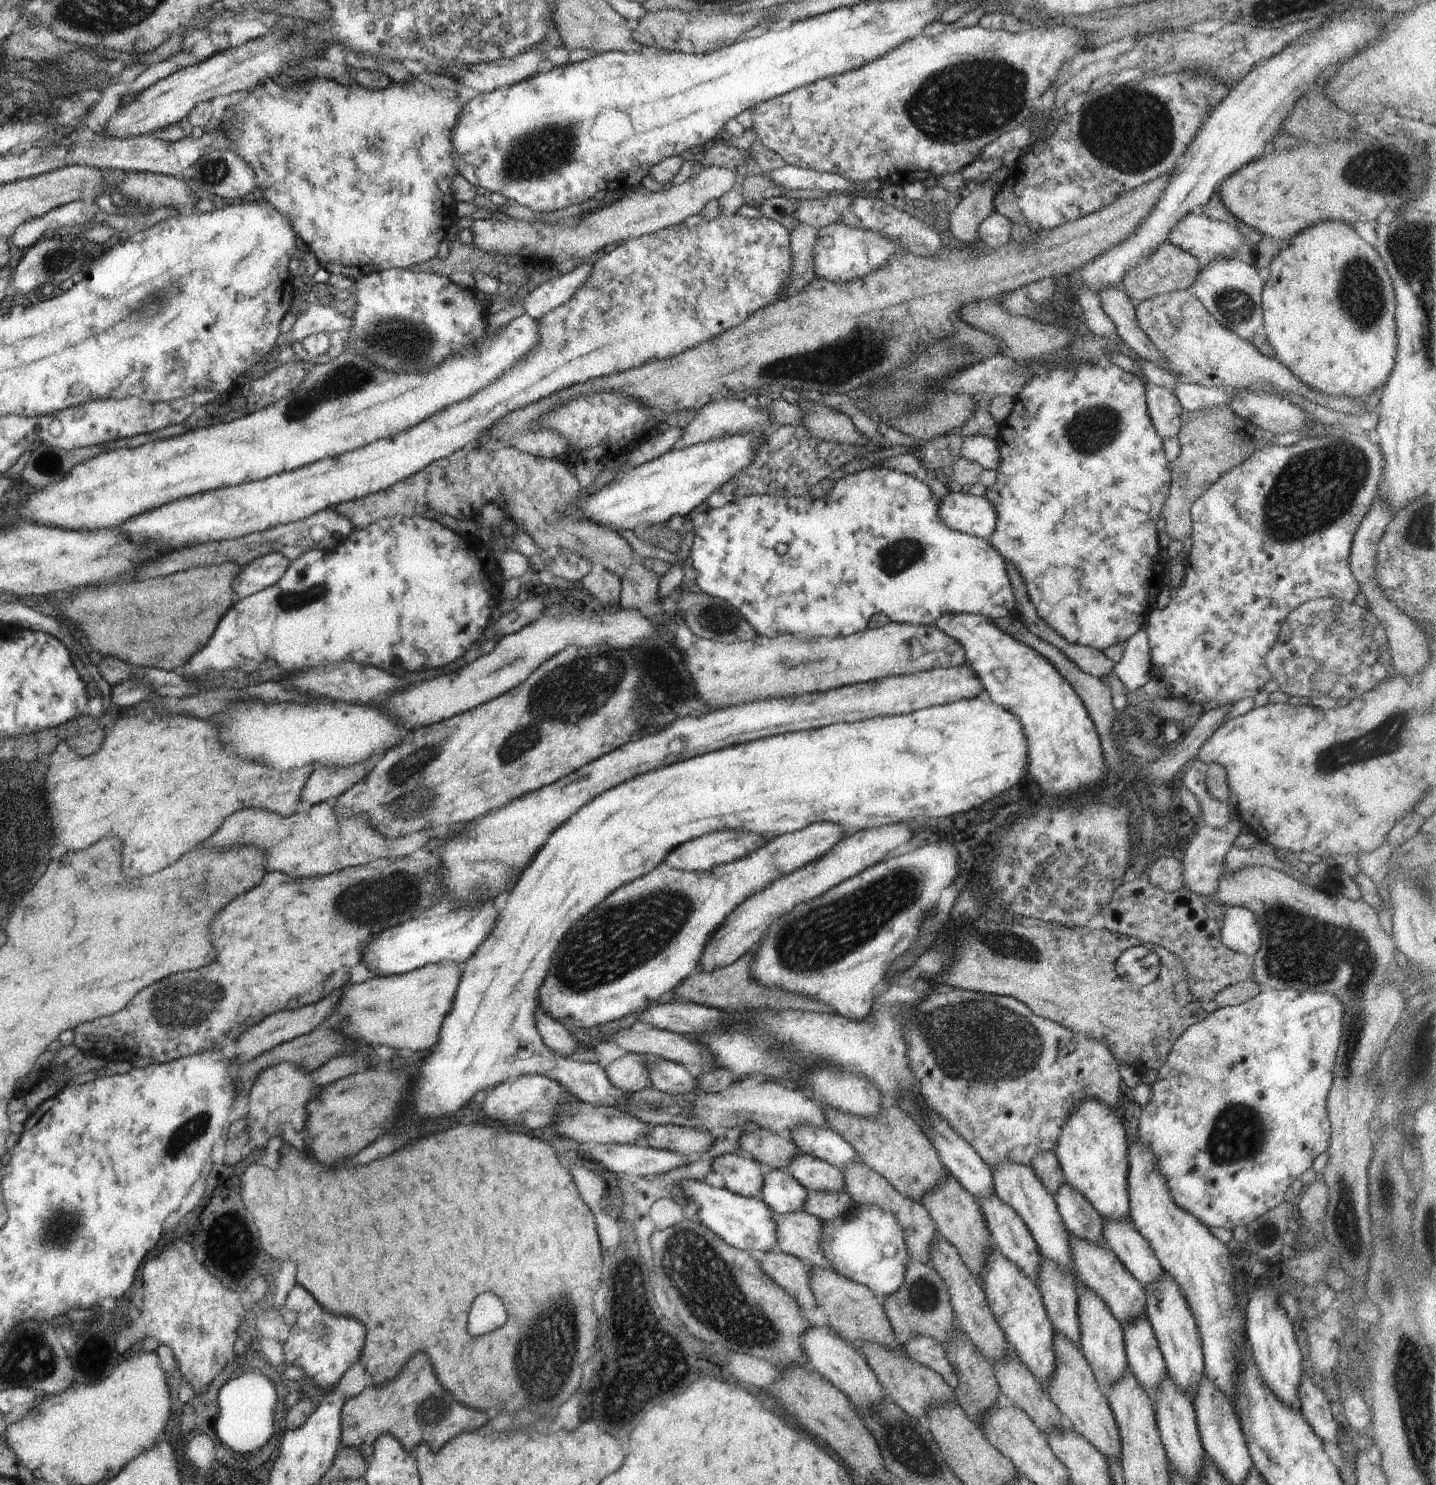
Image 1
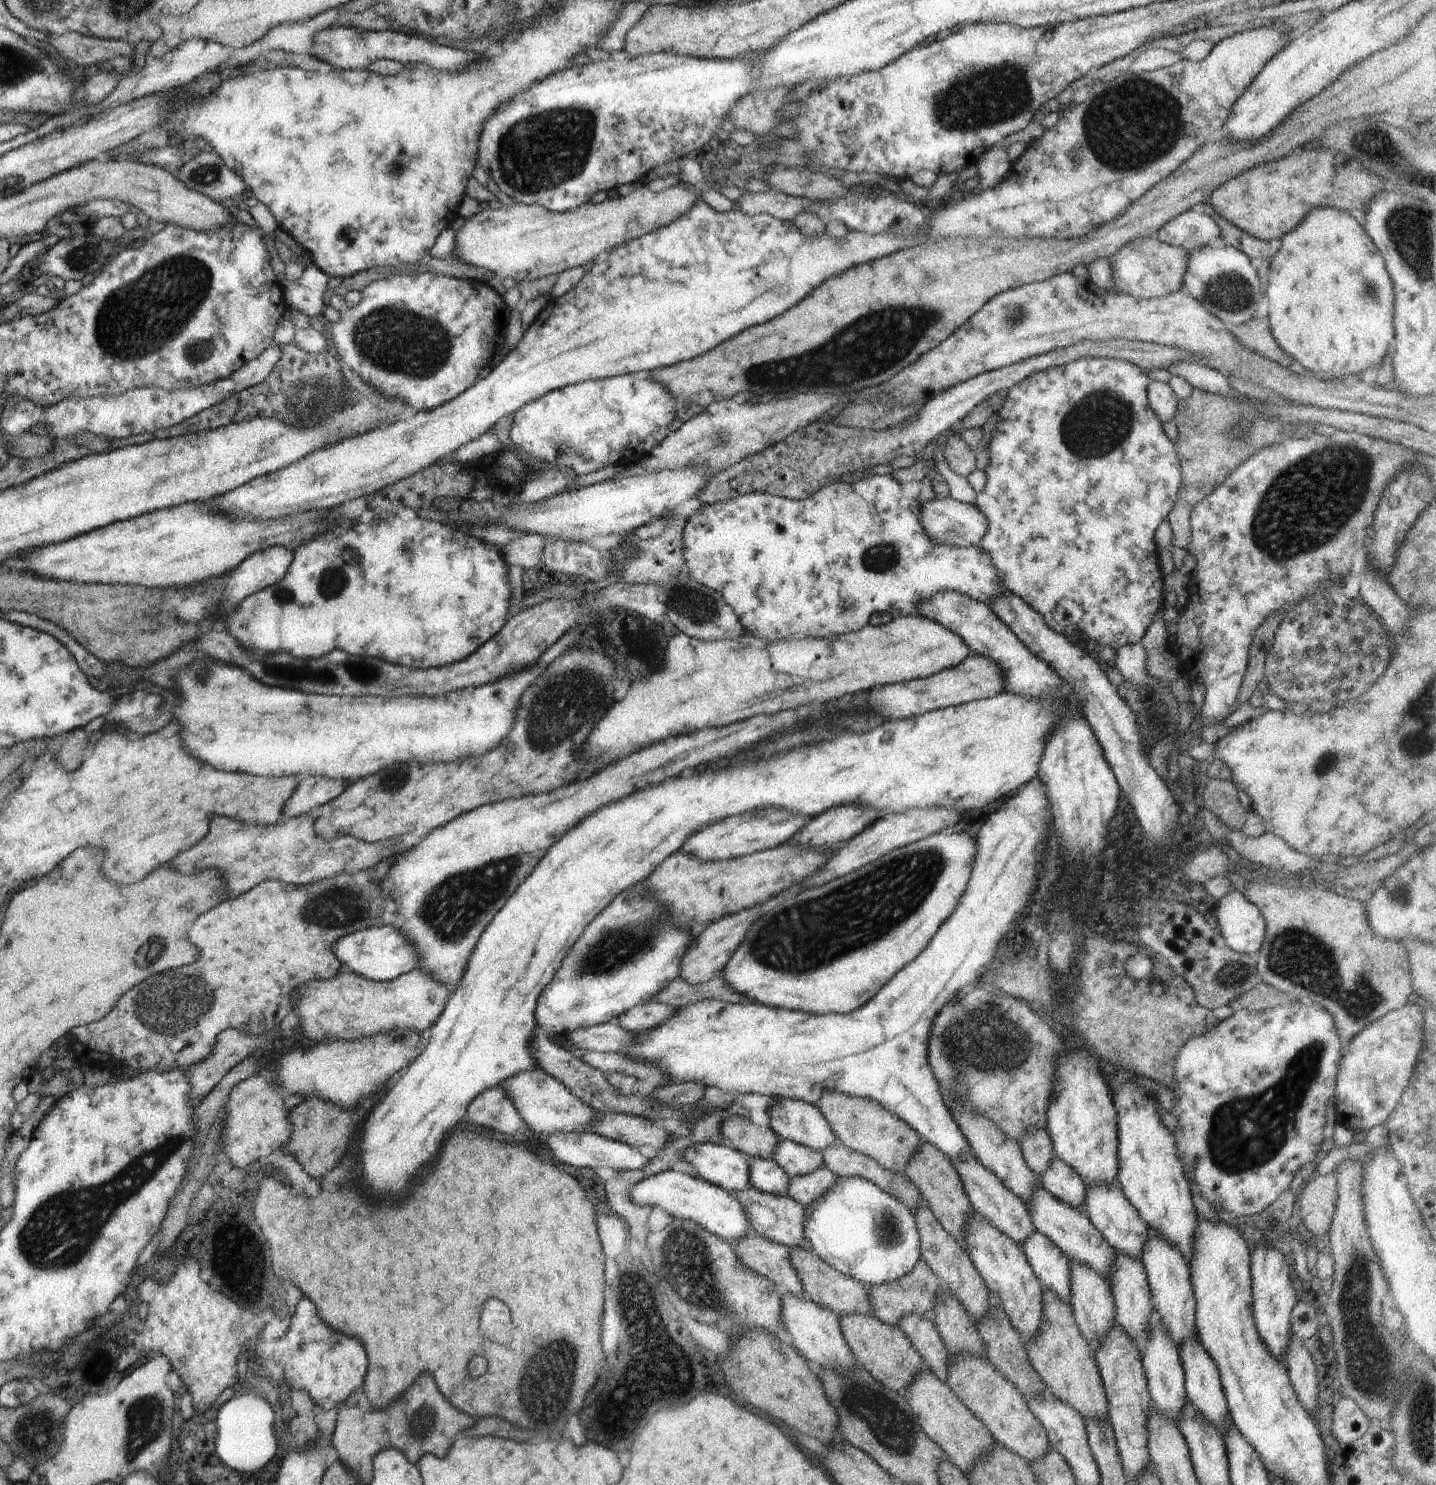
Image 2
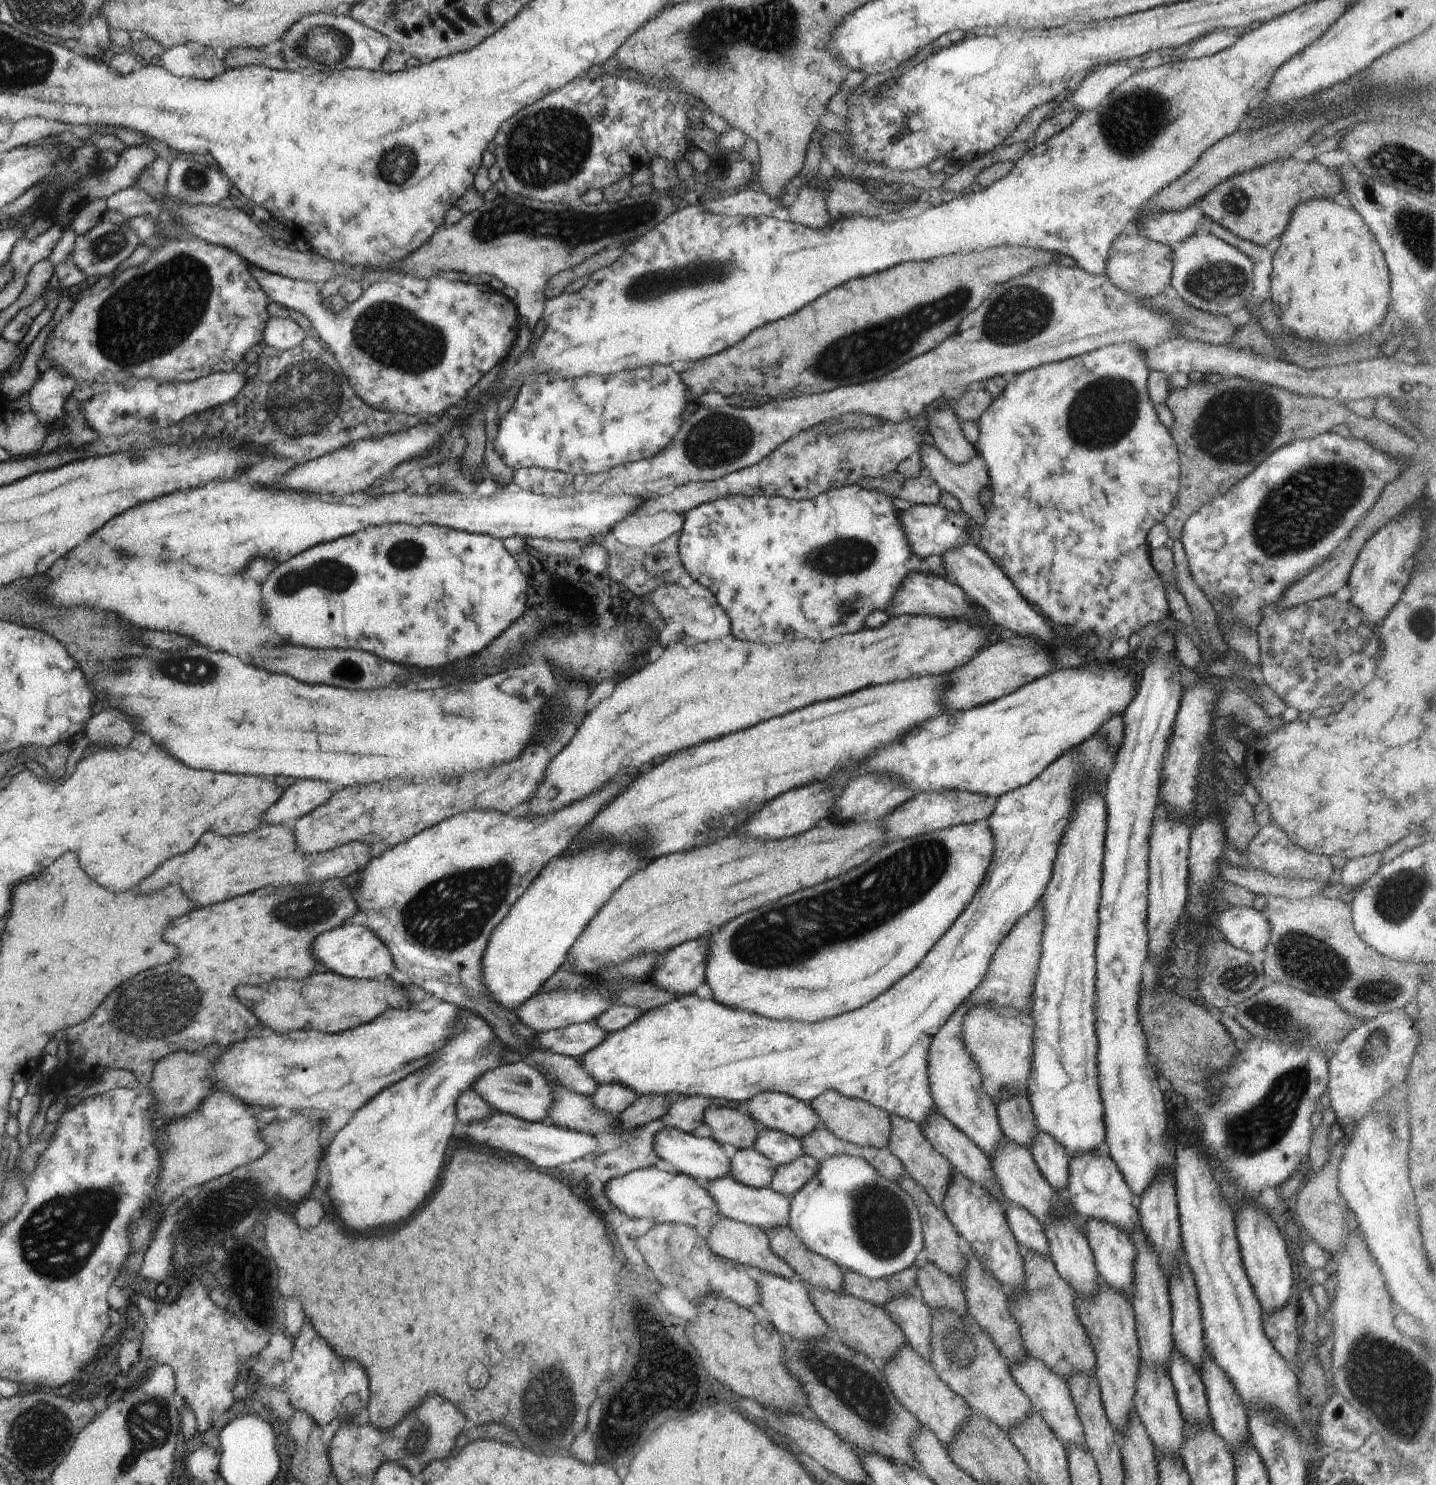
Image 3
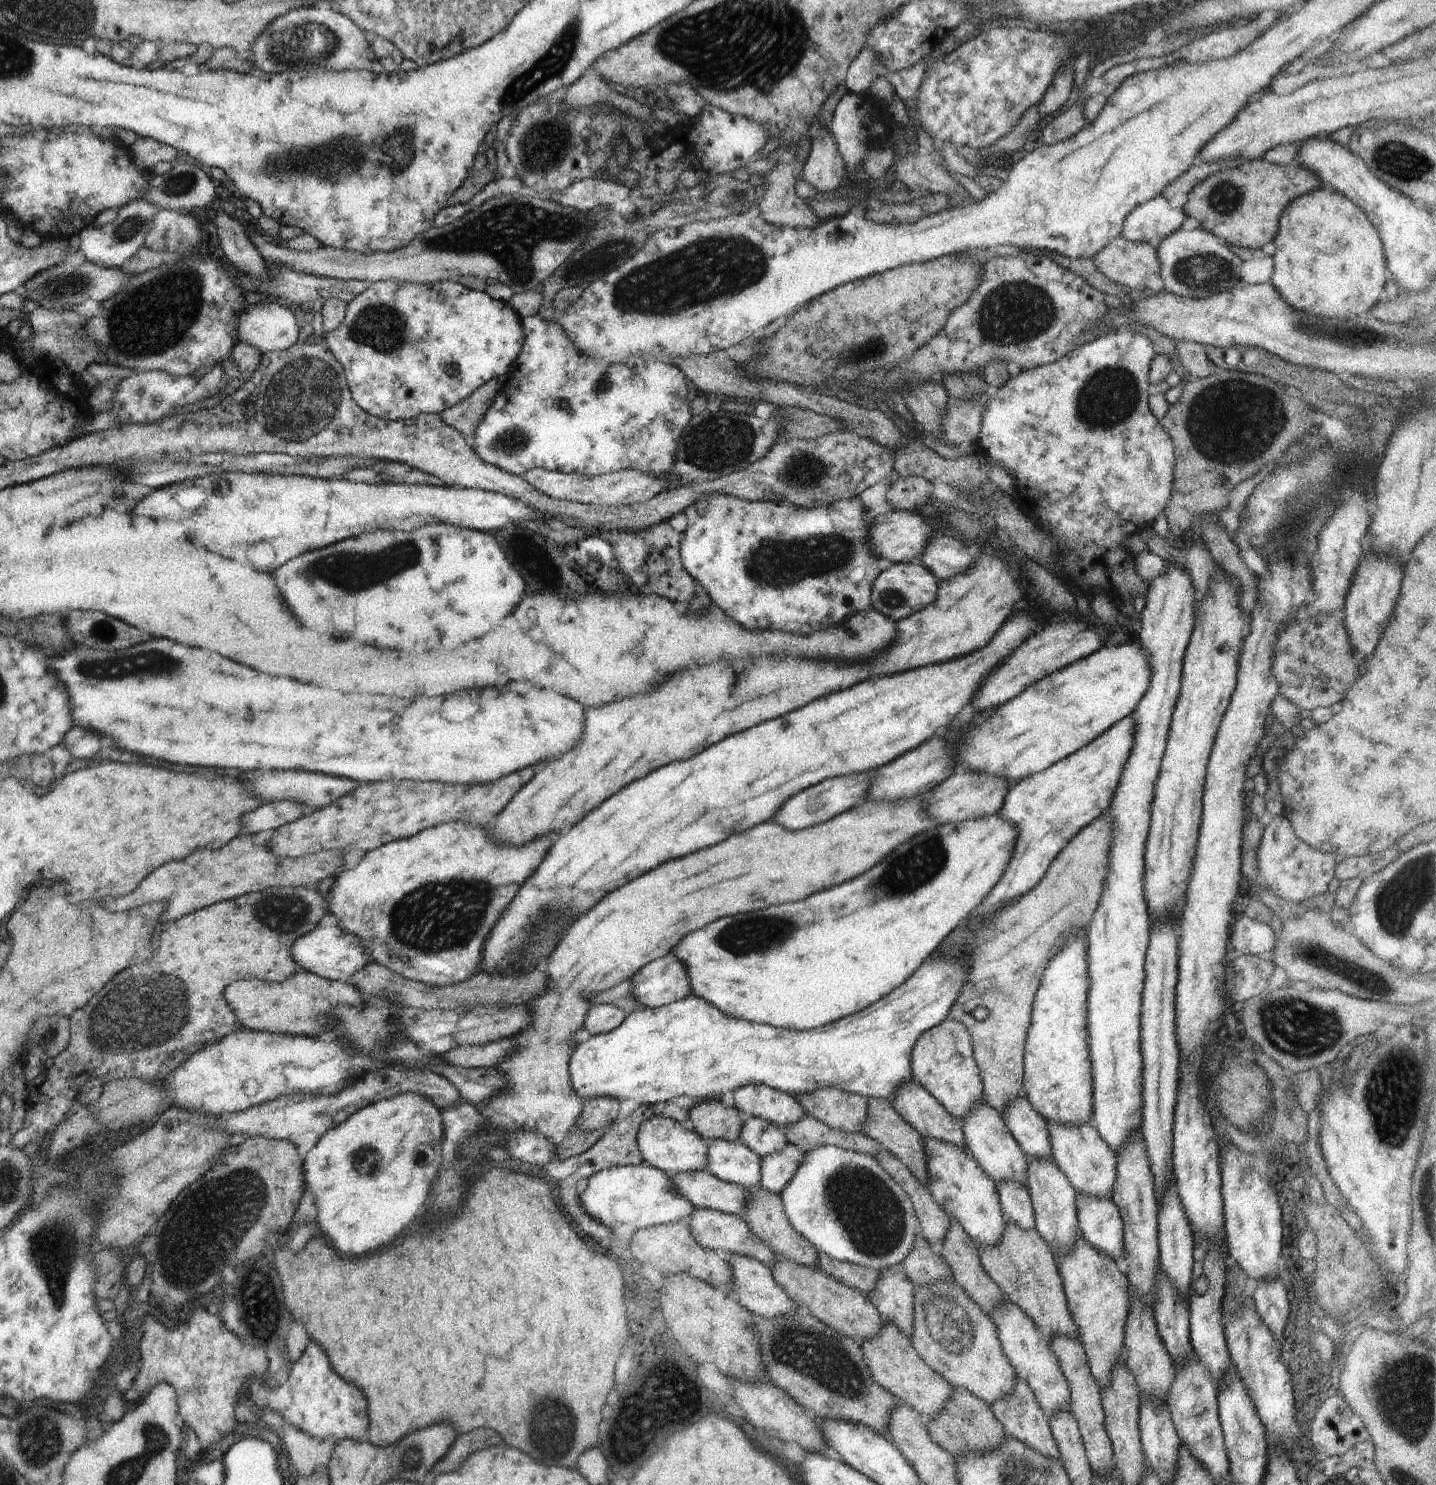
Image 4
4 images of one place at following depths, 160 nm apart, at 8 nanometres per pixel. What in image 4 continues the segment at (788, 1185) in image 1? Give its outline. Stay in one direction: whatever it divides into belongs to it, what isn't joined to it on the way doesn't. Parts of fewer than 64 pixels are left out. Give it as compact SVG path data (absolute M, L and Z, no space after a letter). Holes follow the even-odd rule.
M709 1140L704 1169L720 1180L745 1189L759 1186L761 1156L738 1141Z

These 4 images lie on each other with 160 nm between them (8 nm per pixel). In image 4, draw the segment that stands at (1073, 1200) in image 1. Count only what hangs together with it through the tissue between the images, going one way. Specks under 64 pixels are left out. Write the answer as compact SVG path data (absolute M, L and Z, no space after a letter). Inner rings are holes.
M1024 1093L1013 1098L1000 1115L1026 1155L1052 1158L1047 1122L1036 1112Z

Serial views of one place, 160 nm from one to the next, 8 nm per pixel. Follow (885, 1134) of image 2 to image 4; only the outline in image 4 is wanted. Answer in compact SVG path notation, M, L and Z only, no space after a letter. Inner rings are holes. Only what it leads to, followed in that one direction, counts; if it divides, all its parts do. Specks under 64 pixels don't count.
M820 1087L794 1098L804 1107L805 1114L813 1116L826 1126L849 1133L858 1133L867 1113L867 1098L856 1093L846 1092L836 1087Z

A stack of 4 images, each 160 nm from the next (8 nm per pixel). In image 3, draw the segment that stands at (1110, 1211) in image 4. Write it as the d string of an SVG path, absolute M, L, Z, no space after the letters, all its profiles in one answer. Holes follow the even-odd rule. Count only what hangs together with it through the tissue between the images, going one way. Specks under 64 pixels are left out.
M1086 1219L1085 1235L1099 1275L1127 1298L1133 1290L1135 1246L1120 1227L1100 1219Z

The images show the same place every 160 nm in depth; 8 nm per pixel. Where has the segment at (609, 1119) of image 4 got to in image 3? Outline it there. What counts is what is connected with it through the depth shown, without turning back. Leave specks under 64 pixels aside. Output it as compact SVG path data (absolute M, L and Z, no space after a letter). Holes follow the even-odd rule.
M607 1084L598 1086L590 1099L602 1112L617 1115L634 1103L638 1094L622 1085Z

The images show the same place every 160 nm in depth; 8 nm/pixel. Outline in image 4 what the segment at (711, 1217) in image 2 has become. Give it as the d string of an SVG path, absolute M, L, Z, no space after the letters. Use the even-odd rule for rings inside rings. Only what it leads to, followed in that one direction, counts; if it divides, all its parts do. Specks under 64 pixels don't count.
M646 1163L600 1170L589 1176L579 1189L579 1205L593 1221L609 1229L620 1224L644 1228L685 1220L696 1208L688 1199L679 1195L675 1183L669 1178L669 1174Z

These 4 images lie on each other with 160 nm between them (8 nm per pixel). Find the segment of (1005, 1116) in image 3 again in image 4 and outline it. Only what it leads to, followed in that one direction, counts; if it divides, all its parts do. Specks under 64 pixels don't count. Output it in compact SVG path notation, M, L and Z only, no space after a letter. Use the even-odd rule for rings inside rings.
M1106 811L1098 818L1095 818L1092 822L1089 822L1074 838L1072 838L1070 842L1068 842L1068 844L1056 855L1056 858L1054 858L1052 864L1048 867L1044 878L1041 878L1040 882L1036 883L1036 886L1033 886L1028 892L1021 894L1018 898L1006 901L998 910L996 910L996 912L994 912L994 914L991 914L991 917L981 917L980 915L976 915L969 921L962 922L962 924L958 925L946 938L944 938L932 956L930 956L934 961L936 961L937 958L940 959L941 956L947 957L948 959L967 957L967 979L961 986L958 998L952 1003L947 1018L964 1025L968 1034L971 1036L973 1055L982 1077L984 1098L986 1098L986 1102L992 1108L995 1108L999 1114L1003 1112L1005 1106L1013 1098L1023 1094L1023 1056L1027 1039L1027 1028L1031 1023L1034 997L1039 989L1043 972L1046 970L1046 966L1048 966L1051 958L1054 958L1056 954L1063 949L1063 946L1067 944L1067 941L1071 937L1075 937L1078 934L1083 937L1087 936L1090 921L1094 916L1096 907L1099 905L1109 873L1108 853L1111 852L1112 831L1113 822L1108 811Z

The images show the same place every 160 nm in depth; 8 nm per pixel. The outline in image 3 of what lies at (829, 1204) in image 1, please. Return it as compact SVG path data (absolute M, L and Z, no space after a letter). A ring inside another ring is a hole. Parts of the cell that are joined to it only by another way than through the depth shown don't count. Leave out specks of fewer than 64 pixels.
M804 1155L791 1163L775 1168L770 1188L785 1197L791 1197L816 1172L818 1161Z

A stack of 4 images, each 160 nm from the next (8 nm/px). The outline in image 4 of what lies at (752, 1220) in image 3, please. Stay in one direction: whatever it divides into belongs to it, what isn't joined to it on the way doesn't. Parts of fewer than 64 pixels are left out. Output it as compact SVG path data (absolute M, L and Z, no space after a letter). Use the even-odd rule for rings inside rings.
M706 1170L684 1171L669 1175L669 1179L675 1183L675 1189L679 1192L679 1195L688 1199L696 1209L714 1209L740 1216L743 1211L743 1206L747 1205L747 1200L751 1193L750 1190L744 1187L716 1178L716 1176Z

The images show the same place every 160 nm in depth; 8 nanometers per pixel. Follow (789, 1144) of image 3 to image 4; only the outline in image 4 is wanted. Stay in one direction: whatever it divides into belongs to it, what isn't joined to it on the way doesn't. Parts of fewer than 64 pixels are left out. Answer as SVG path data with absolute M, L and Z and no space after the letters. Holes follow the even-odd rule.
M750 1116L744 1118L738 1142L747 1146L761 1157L778 1152L788 1143L780 1127L766 1122L760 1117Z

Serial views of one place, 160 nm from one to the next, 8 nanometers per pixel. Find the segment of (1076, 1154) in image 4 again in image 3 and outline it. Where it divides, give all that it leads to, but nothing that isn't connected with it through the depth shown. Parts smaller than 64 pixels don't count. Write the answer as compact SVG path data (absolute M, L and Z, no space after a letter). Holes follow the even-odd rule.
M1105 1147L1092 1149L1079 1155L1070 1154L1068 1170L1067 1195L1069 1202L1080 1216L1112 1223L1126 1234L1133 1229L1134 1225L1139 1224L1136 1196Z

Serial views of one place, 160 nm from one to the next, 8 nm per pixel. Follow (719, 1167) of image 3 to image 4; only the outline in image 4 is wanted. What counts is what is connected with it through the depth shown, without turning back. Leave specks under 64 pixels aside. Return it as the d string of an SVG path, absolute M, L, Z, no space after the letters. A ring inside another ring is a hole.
M660 1115L647 1118L640 1123L636 1142L644 1162L667 1174L705 1170L710 1141L703 1139L696 1131L684 1129L674 1119Z

